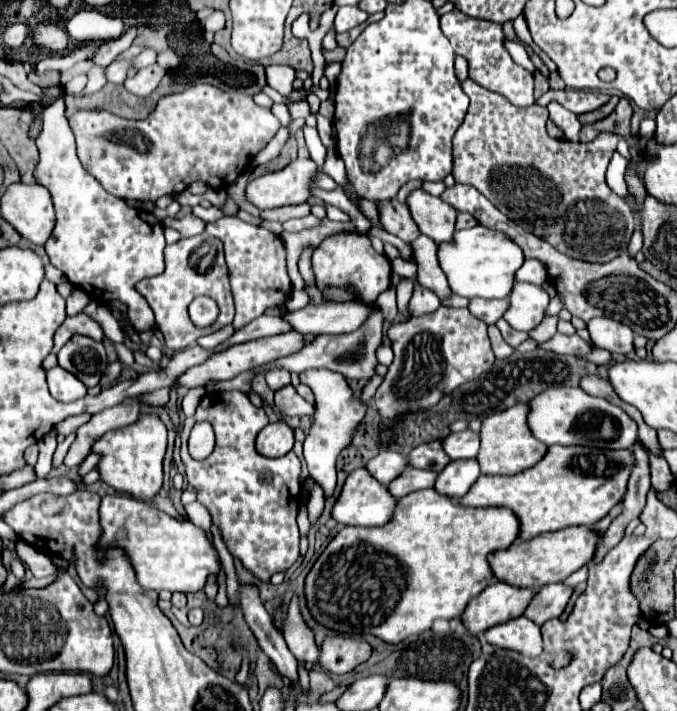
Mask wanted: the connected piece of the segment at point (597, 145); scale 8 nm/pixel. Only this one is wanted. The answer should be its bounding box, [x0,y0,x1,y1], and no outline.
[452,79,636,263]

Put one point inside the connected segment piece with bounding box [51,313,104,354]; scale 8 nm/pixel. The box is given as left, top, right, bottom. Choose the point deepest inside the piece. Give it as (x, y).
(79, 324)

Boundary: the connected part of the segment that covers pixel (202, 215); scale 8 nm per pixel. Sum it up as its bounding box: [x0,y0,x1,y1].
[192,205,225,223]

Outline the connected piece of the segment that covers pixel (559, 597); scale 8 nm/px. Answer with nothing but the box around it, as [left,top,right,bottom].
[524,583,572,625]

